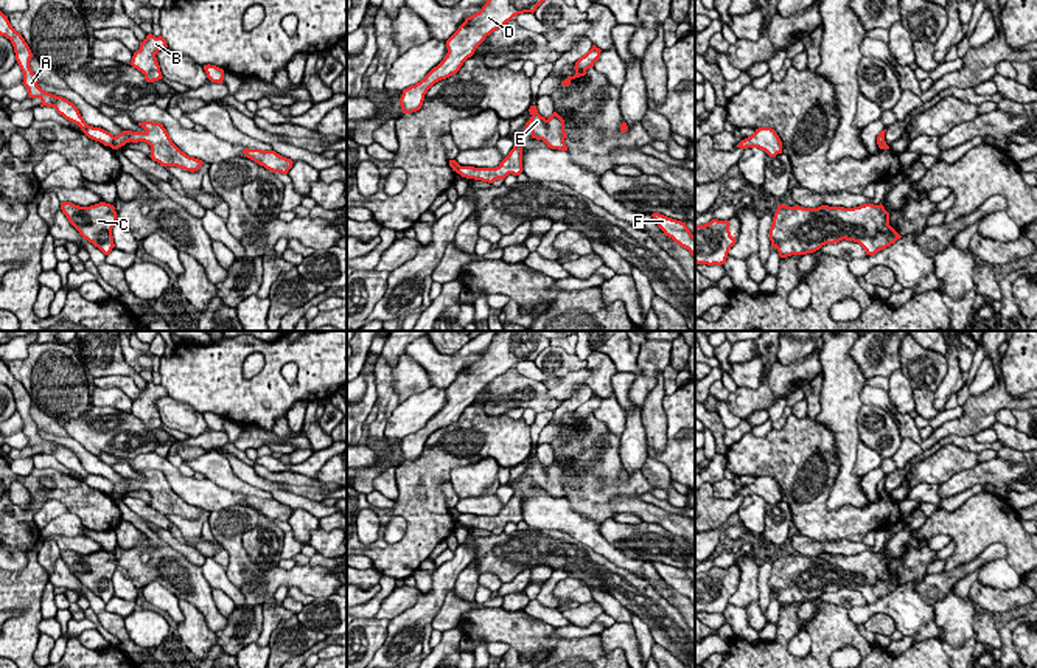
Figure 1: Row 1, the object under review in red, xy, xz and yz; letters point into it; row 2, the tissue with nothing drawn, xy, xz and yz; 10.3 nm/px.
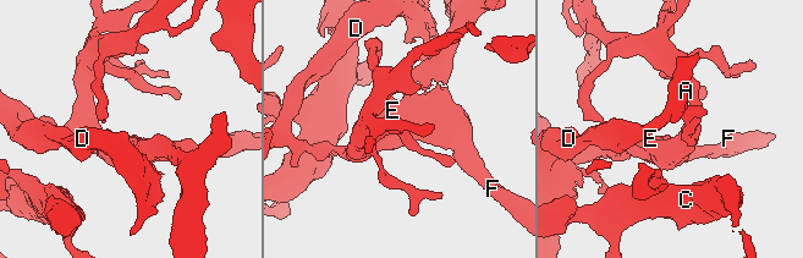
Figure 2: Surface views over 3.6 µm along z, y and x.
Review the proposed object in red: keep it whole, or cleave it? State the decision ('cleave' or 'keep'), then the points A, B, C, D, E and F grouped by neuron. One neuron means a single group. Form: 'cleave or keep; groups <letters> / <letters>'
cleave; groups A C D / B E F

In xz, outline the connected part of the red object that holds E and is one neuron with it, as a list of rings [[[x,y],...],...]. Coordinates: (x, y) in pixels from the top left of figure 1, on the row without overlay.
[[[530,454],[529,460],[532,464],[525,471],[525,477],[532,480],[532,486],[543,488],[550,497],[567,499],[564,468],[557,460],[546,468],[538,461],[536,454]]]

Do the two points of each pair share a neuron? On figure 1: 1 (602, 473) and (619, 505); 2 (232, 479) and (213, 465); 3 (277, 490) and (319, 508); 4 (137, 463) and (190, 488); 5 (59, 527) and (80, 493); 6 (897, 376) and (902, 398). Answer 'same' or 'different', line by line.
1: different
2: same
3: same
4: same
5: different
6: same

